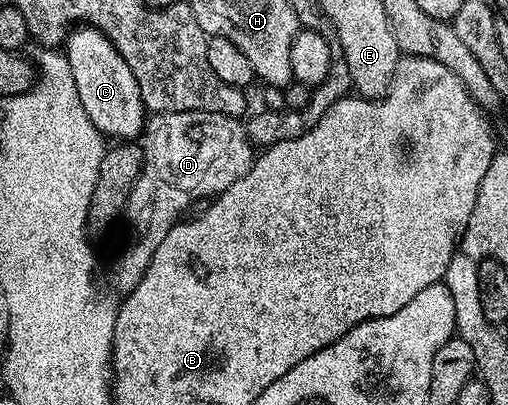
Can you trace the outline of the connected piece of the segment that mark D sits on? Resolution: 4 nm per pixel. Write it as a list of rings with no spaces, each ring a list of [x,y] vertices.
[[[167,112],[166,114],[154,113],[145,123],[143,131],[143,149],[145,159],[141,174],[131,188],[131,196],[125,205],[123,226],[125,222],[125,235],[121,238],[121,247],[109,266],[109,282],[118,290],[121,296],[127,295],[143,280],[143,272],[147,272],[147,264],[151,264],[151,256],[163,244],[167,232],[177,225],[184,210],[188,211],[197,198],[214,199],[223,193],[235,180],[247,176],[253,167],[255,147],[249,141],[241,118],[232,118],[219,112]]]

